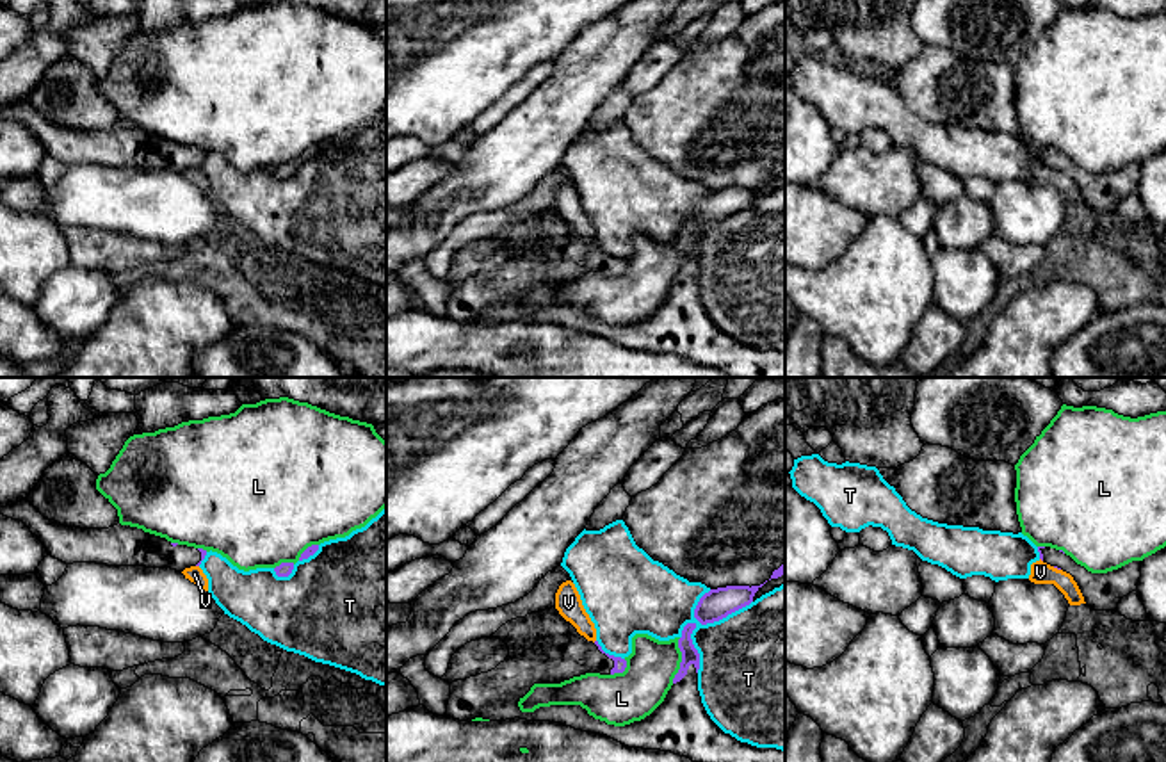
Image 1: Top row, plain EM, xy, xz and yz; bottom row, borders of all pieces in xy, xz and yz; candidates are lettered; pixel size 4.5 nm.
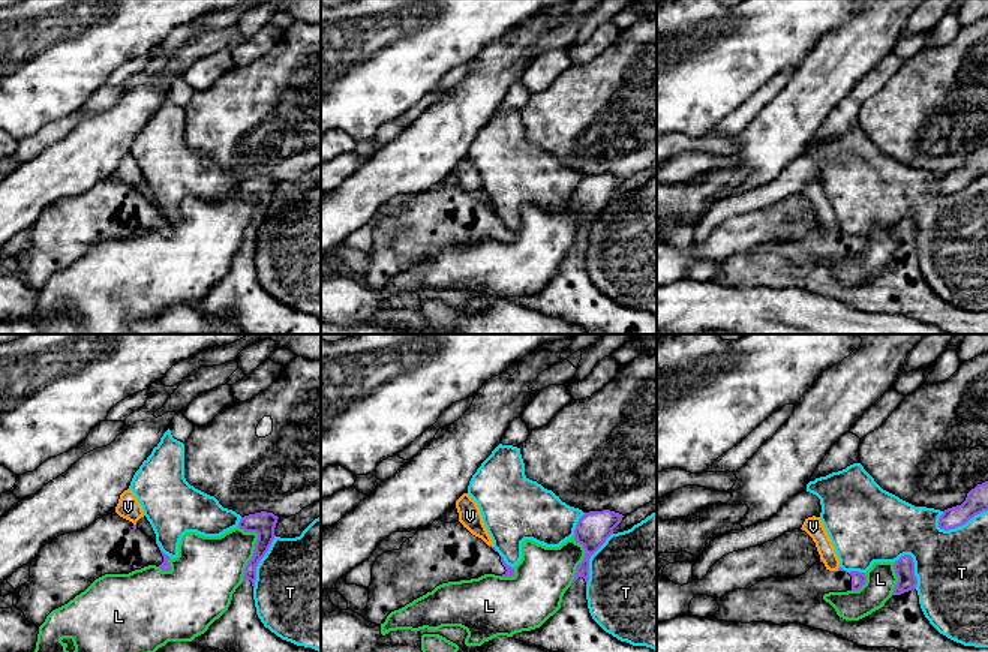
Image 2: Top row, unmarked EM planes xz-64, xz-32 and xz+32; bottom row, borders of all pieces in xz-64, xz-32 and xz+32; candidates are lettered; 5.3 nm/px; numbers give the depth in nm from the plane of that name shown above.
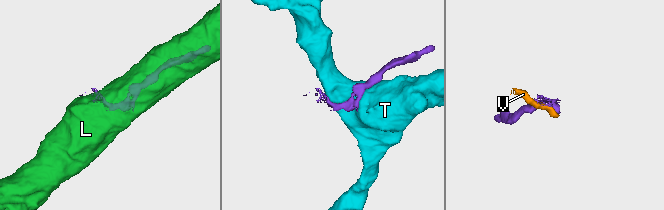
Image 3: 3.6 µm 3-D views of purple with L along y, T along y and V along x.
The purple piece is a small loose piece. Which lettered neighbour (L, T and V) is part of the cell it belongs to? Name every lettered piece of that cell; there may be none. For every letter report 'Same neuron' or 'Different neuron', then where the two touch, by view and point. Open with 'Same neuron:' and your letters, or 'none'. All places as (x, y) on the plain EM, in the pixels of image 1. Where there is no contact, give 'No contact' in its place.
Same neuron: none
L: Different neuron. Touches purple at xz (682, 262)
T: Different neuron. Touches purple at xz (700, 223)
V: Different neuron. Touches purple at yz (1056, 168)

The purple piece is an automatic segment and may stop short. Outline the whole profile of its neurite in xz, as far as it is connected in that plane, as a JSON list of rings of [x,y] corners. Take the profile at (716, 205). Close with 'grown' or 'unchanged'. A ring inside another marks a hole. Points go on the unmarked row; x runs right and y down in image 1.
[[[726,187],[726,189],[717,189],[710,190],[705,194],[696,210],[694,210],[694,219],[701,224],[714,224],[728,215],[749,207],[753,203],[755,194],[762,189],[760,187]]]; unchanged

